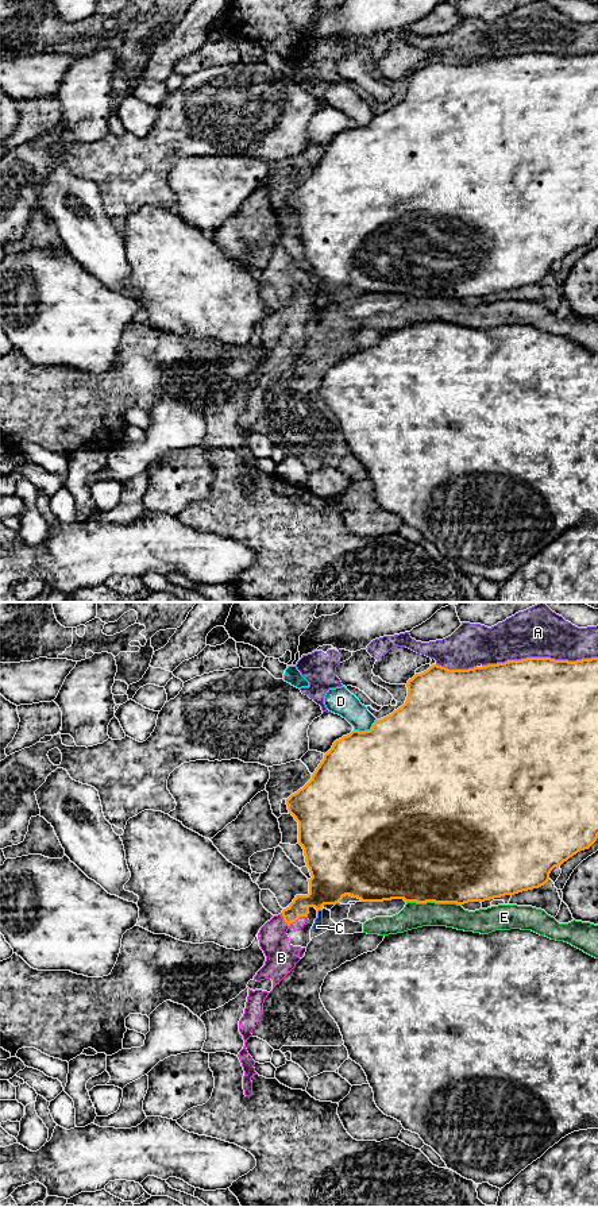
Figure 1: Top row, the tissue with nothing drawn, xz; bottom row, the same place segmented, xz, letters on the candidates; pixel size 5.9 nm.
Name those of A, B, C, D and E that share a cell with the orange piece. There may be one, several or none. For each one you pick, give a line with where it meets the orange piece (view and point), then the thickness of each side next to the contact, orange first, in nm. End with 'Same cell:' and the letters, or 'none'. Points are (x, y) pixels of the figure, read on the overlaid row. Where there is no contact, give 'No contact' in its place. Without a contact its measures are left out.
B: Touches orange at xz (292, 922). Thickness 150 nm (orange) against 190 nm
Same cell: B

